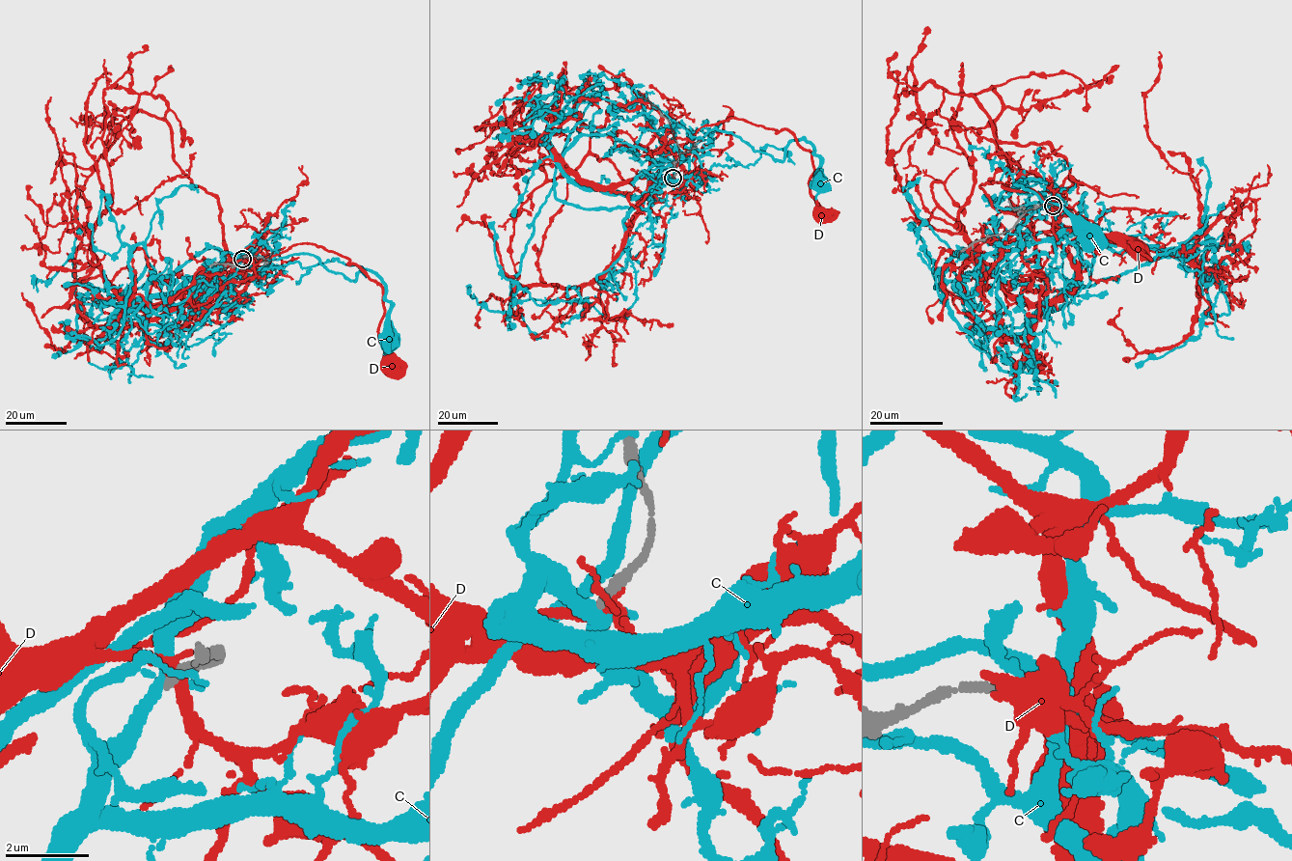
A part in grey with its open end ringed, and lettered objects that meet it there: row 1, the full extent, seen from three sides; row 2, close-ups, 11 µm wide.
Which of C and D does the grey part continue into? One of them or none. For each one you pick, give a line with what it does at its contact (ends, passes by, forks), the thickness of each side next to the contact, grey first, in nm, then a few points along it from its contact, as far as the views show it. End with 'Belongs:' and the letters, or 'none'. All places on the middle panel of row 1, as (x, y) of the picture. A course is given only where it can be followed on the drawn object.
Belongs: none

